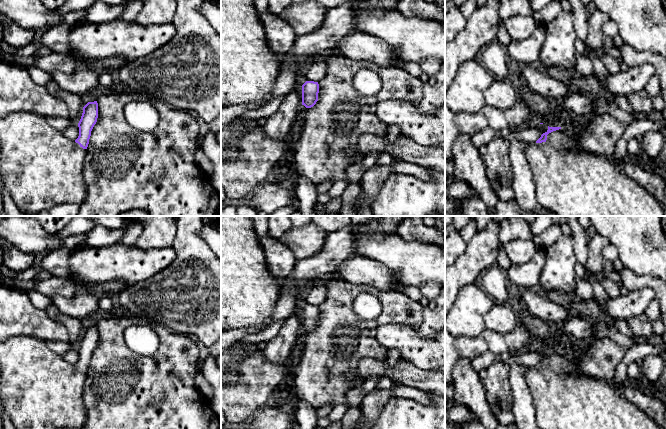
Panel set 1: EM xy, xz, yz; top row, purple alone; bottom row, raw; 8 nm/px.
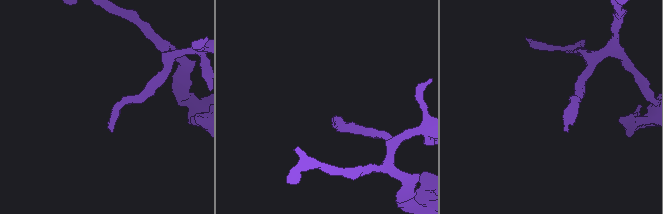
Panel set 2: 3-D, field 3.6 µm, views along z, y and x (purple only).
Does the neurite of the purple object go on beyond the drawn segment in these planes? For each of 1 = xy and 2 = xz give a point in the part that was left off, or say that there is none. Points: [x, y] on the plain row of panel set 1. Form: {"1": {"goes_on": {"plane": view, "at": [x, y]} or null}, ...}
{"1": {"goes_on": {"plane": "xy", "at": [39, 389]}}, "2": {"goes_on": null}}

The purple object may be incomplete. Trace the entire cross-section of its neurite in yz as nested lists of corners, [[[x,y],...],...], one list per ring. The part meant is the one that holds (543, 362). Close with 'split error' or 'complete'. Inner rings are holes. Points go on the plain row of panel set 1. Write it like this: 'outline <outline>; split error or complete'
outline [[[548,350],[548,354],[535,367],[526,371],[525,378],[540,429],[662,429],[637,406],[628,402],[624,392],[615,385],[577,373],[572,361],[561,351]]]; split error

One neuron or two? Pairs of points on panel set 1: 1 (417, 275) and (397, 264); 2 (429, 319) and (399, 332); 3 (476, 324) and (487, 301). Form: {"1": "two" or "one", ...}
{"1": "one", "2": "two", "3": "one"}

